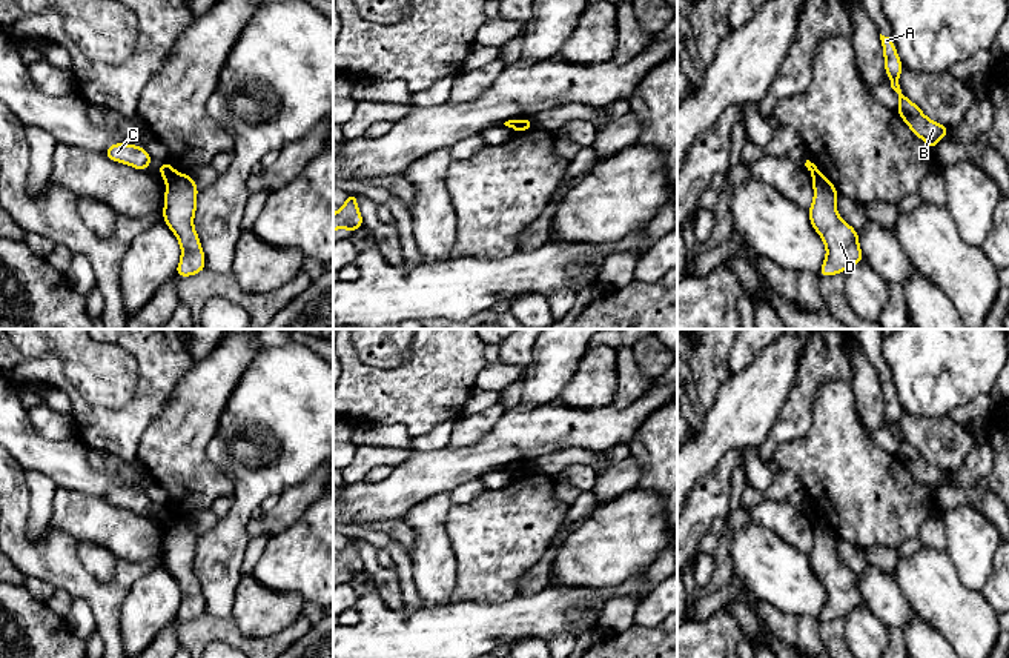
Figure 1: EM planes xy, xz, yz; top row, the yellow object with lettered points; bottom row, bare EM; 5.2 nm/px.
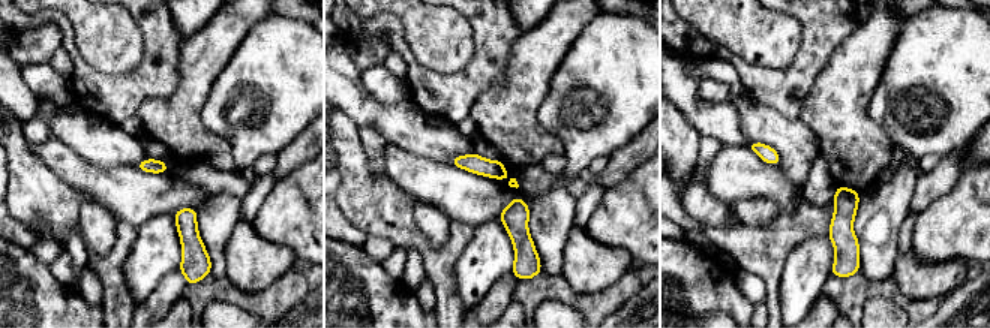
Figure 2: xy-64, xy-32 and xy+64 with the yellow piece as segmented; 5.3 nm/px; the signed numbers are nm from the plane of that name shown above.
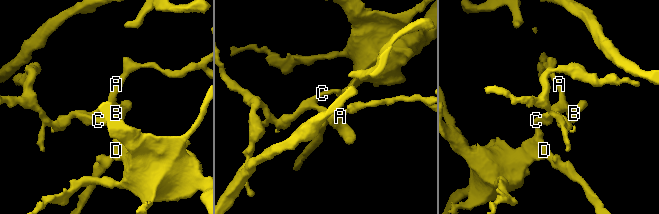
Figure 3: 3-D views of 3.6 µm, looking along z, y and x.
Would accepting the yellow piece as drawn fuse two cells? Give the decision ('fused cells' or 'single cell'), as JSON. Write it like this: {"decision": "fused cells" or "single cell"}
{"decision": "fused cells"}

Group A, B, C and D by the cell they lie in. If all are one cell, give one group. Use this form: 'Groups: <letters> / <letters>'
Groups: A B C / D

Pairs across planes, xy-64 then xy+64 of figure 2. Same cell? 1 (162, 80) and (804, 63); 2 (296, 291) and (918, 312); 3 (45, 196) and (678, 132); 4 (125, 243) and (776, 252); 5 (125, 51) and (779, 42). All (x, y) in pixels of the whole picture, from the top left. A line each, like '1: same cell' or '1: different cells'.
1: same cell
2: same cell
3: same cell
4: same cell
5: same cell

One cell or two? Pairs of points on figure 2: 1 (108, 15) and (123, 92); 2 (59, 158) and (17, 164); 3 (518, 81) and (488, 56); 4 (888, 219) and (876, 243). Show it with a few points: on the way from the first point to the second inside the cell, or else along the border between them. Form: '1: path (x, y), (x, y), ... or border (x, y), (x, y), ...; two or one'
1: border (144, 48), (123, 74), (87, 62); two
2: border (27, 146), (66, 184); two
3: border (518, 36), (503, 84), (488, 87), (480, 95); two
4: path (882, 225), (878, 229), (878, 237); one

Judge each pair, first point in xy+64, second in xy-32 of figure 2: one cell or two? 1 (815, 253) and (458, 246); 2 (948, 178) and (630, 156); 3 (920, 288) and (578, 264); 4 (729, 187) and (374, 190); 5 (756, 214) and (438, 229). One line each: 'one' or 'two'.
1: two
2: one
3: one
4: two
5: one

